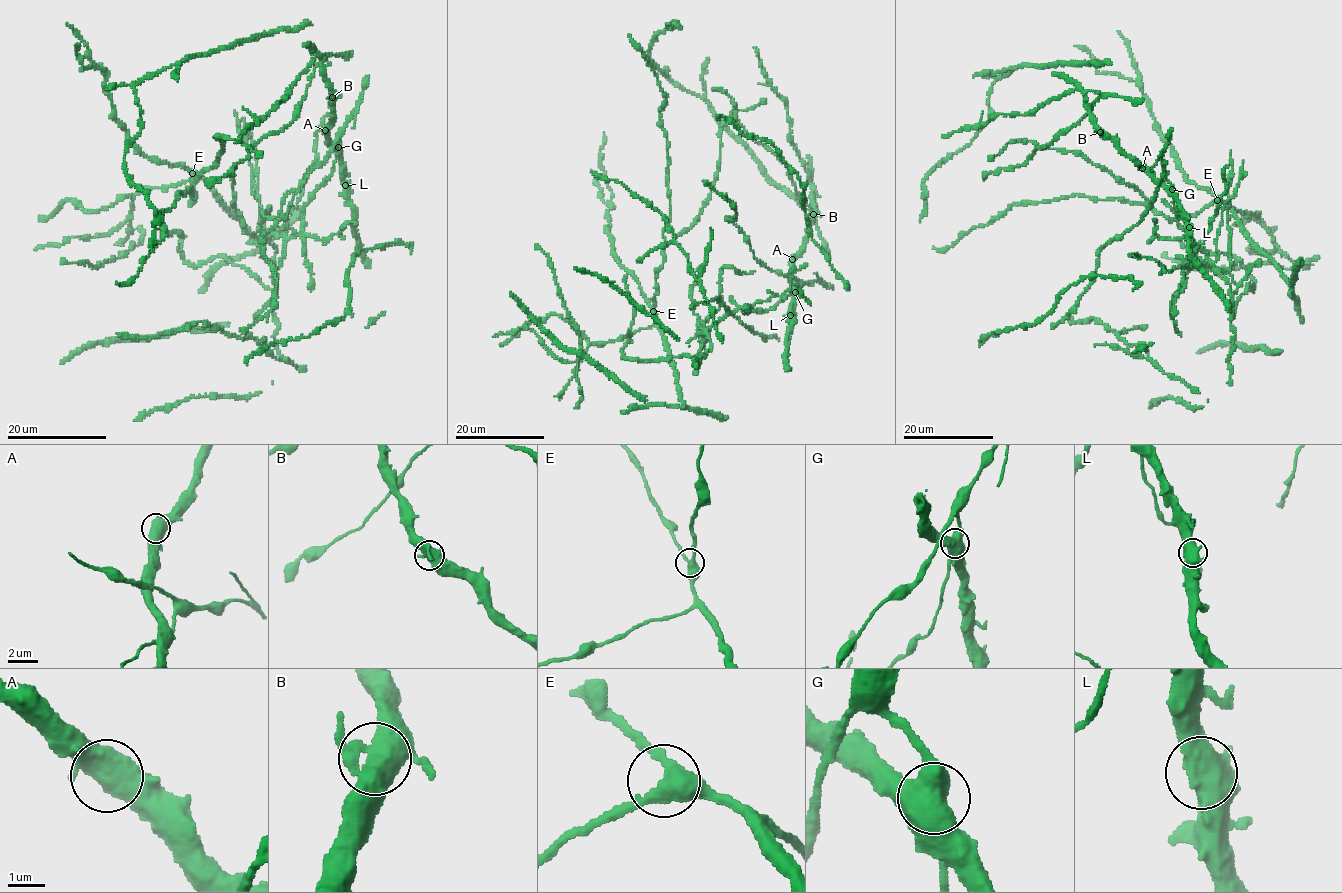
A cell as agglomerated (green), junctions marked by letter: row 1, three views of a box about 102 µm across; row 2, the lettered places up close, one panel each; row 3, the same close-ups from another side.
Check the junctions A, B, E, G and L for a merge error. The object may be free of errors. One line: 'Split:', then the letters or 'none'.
Split: none

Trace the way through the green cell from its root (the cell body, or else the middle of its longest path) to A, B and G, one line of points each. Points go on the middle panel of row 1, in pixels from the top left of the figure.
A: (757, 309), (769, 310), (791, 294), (792, 259)
B: (757, 309), (769, 310), (793, 291), (790, 279), (794, 256), (805, 243), (813, 214)
G: (757, 309), (769, 310), (795, 292)

